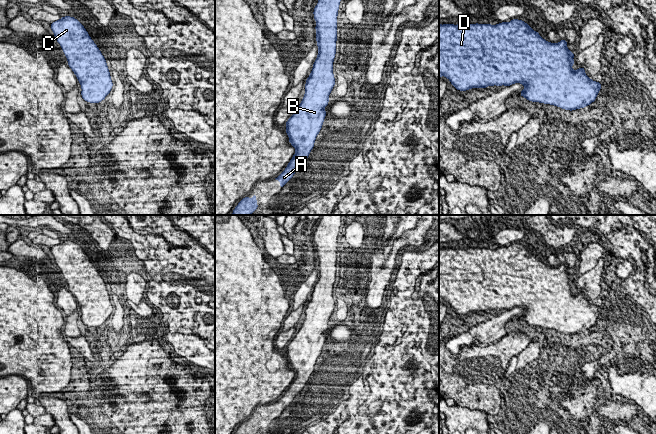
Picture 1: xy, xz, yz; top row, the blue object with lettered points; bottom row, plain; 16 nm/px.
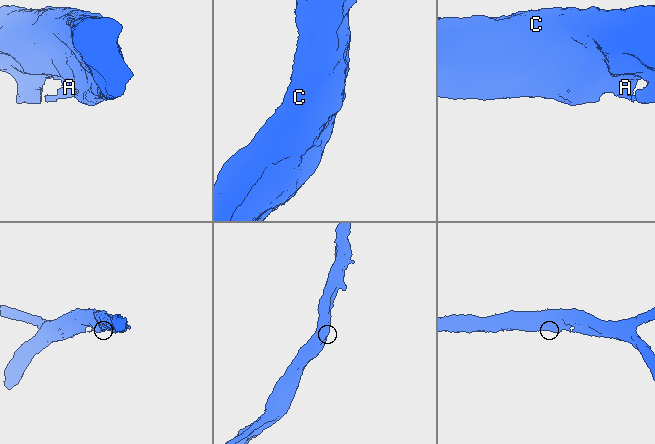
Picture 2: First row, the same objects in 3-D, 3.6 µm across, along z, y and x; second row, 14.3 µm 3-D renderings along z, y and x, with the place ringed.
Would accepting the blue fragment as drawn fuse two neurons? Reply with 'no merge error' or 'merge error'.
no merge error

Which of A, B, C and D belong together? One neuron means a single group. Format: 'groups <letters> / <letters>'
groups A B C D

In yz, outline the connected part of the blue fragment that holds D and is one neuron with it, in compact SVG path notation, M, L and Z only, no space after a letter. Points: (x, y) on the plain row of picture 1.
M522 244L497 249L439 248L439 301L445 300L460 315L521 307L525 312L520 319L529 325L570 335L584 332L595 325L601 307L591 304L582 291L573 294L573 281L566 264L550 267Z

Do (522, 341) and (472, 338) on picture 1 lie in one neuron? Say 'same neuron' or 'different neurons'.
different neurons

